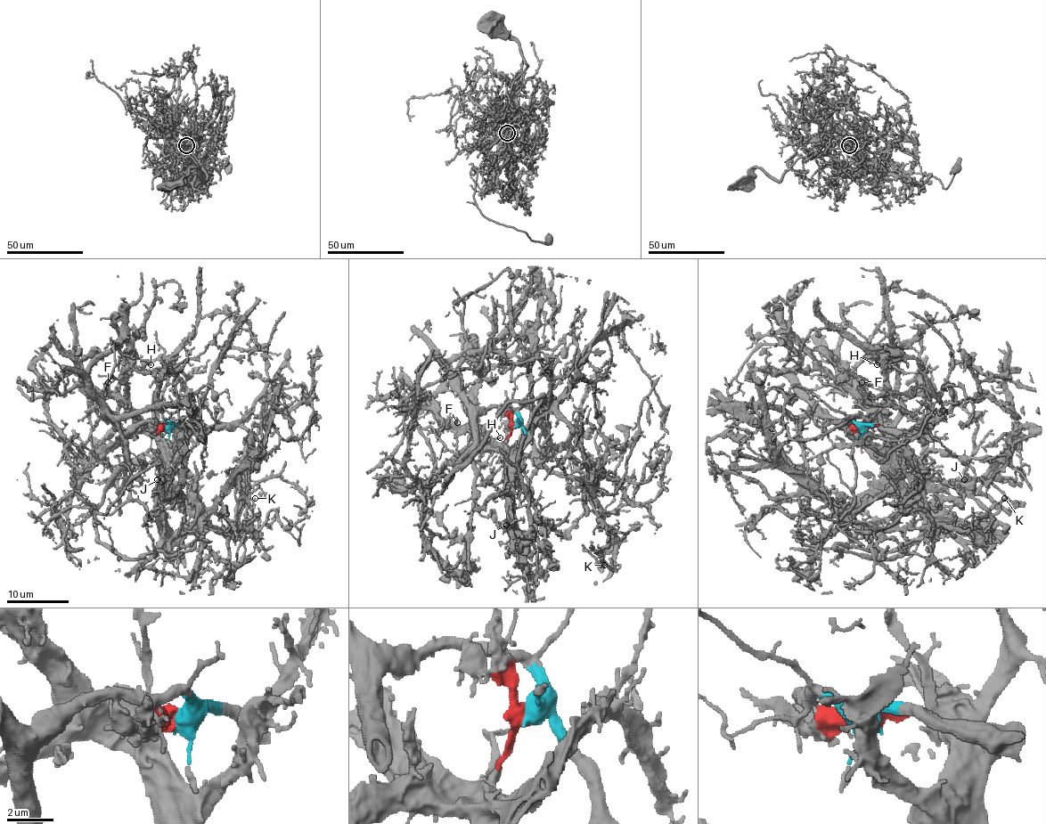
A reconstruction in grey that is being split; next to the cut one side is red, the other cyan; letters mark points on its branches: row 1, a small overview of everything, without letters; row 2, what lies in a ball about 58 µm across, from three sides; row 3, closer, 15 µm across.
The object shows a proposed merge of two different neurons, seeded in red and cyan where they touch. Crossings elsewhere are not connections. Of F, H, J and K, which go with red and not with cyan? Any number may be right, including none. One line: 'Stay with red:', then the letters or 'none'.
Stay with red: F, H, J, K

